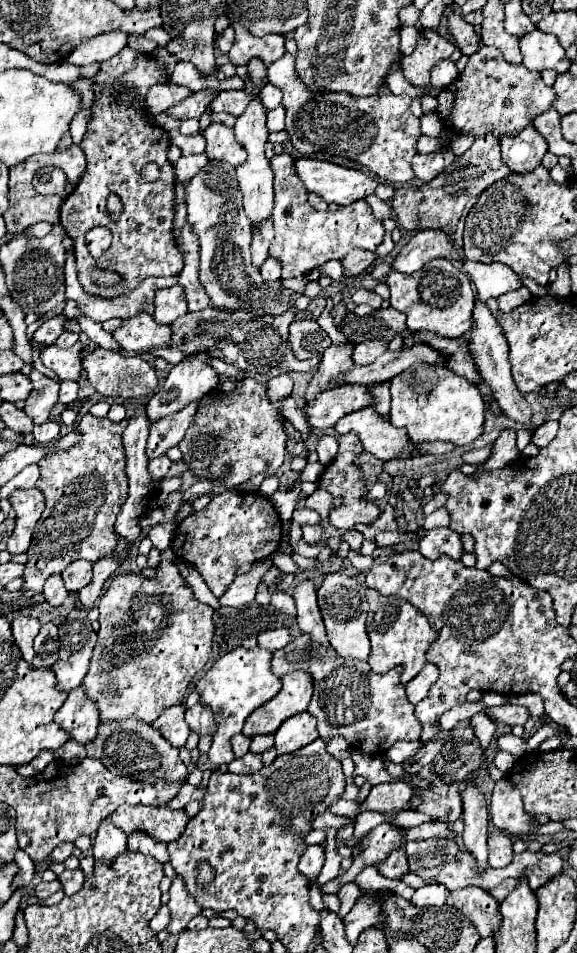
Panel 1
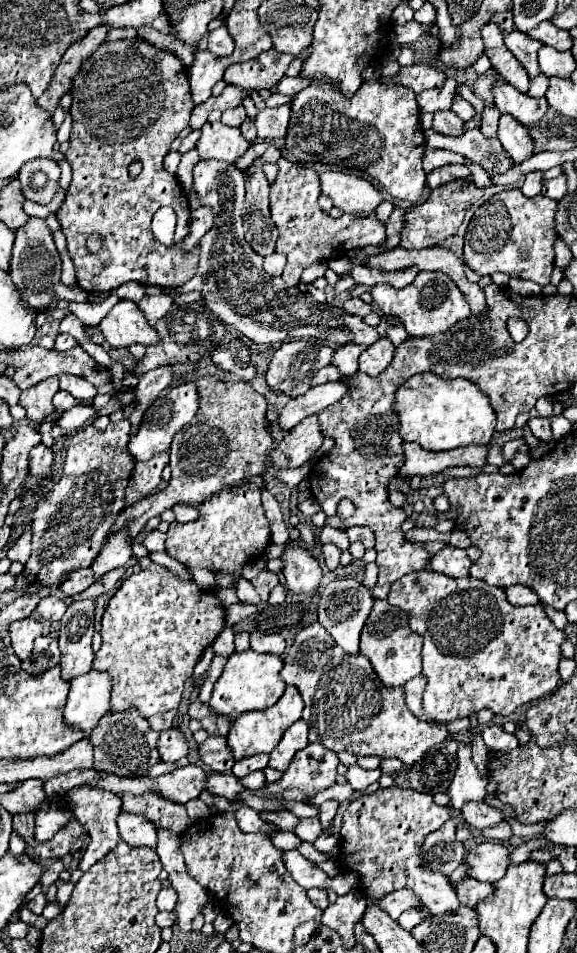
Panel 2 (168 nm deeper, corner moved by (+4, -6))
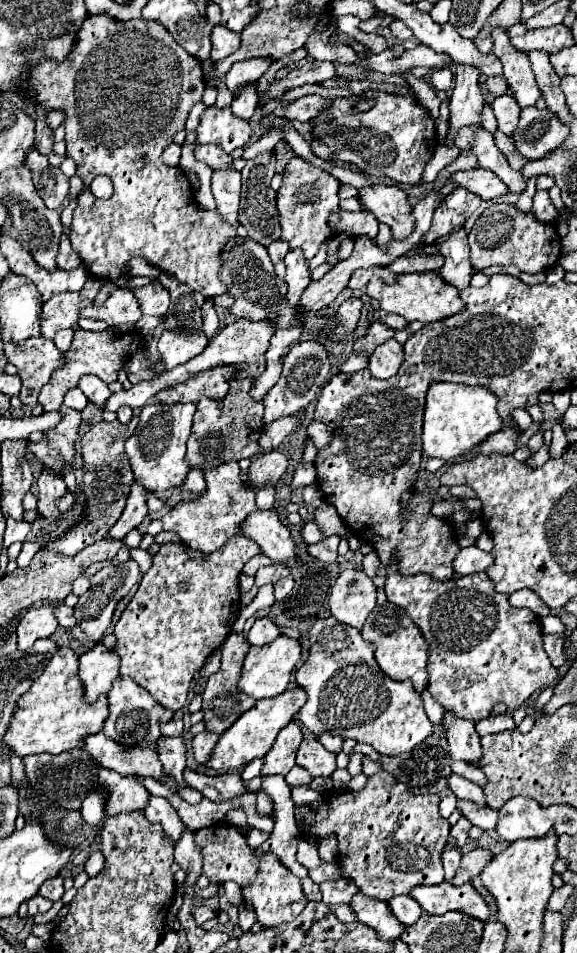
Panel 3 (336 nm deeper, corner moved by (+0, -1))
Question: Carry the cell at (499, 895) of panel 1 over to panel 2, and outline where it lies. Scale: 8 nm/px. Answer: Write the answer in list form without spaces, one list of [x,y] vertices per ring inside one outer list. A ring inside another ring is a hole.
[[[464,878],[460,880],[456,886],[454,886],[460,902],[464,906],[470,906],[470,908],[476,908],[476,904],[484,898],[492,898],[492,884],[488,882],[478,882],[478,880],[472,880],[472,878]]]

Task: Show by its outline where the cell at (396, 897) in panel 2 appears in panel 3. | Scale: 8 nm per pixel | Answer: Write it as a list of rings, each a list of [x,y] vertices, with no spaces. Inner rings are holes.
[[[440,883],[440,885],[416,885],[410,893],[420,907],[430,913],[430,915],[442,915],[446,911],[464,911],[470,913],[472,917],[486,921],[488,919],[488,905],[484,899],[476,893],[476,889],[470,883],[464,883],[460,887],[454,887],[450,883]]]

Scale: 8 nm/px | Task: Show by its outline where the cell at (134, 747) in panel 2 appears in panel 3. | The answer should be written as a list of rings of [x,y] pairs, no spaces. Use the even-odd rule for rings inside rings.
[[[118,677],[118,681],[112,685],[108,693],[108,711],[110,715],[104,721],[102,733],[108,739],[128,749],[146,749],[146,747],[156,745],[160,737],[160,725],[172,719],[172,711],[158,705],[156,699],[146,689],[136,685],[130,677]]]

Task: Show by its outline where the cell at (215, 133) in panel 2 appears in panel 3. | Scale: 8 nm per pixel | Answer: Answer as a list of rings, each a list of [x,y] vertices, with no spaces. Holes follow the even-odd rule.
[[[208,107],[200,119],[196,135],[200,145],[218,145],[230,155],[234,149],[244,147],[250,141],[252,129],[248,121],[232,115],[230,107]]]

